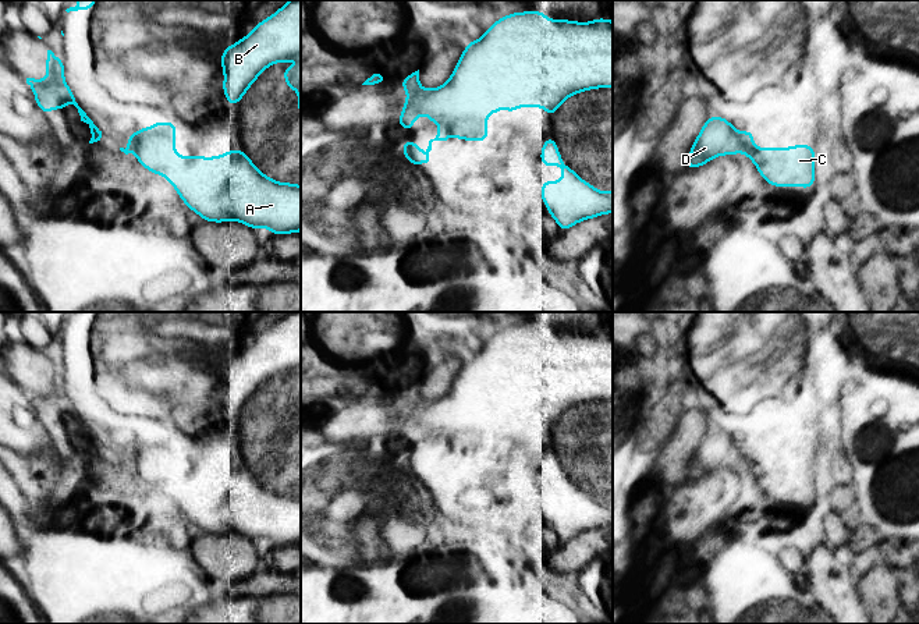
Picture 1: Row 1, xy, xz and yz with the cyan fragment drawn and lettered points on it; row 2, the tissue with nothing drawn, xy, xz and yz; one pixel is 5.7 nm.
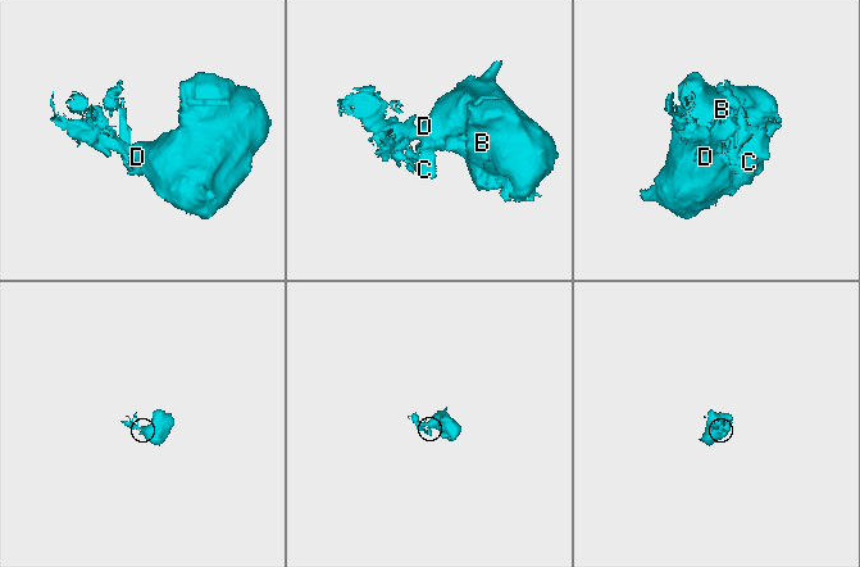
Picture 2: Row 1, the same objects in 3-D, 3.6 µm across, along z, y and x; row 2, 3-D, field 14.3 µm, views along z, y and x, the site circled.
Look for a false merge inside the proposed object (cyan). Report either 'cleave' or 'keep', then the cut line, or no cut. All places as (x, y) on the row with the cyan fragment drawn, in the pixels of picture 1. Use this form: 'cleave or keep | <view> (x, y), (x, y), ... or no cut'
cleave | xy (137, 133), (130, 148)

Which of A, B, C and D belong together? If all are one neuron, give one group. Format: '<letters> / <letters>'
A B D / C

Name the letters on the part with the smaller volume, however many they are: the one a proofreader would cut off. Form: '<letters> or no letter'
C

